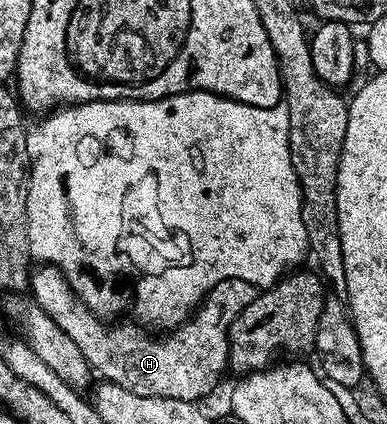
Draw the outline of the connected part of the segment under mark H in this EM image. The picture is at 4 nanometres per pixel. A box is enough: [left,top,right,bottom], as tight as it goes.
[31,265,259,403]

